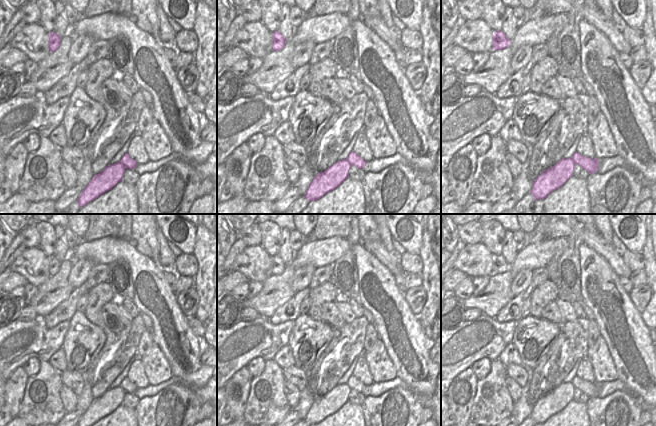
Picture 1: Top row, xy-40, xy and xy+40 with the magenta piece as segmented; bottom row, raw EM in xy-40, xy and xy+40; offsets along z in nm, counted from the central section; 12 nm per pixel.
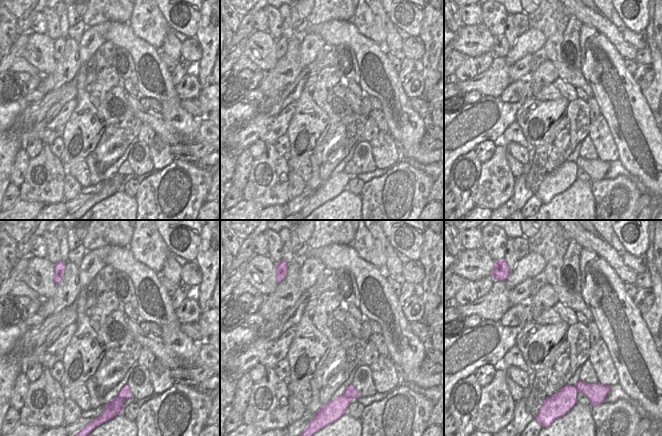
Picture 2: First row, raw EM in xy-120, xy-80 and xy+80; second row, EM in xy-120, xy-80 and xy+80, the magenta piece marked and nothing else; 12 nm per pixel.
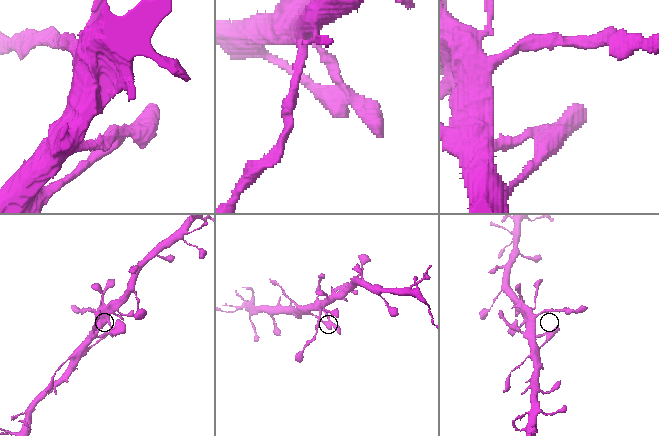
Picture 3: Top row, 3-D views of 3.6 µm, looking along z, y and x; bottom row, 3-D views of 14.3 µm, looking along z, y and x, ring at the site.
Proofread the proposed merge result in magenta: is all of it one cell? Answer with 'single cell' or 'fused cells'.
single cell

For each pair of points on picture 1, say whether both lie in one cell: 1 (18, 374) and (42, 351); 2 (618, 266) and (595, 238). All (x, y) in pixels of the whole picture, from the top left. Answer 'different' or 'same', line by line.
1: different
2: same

